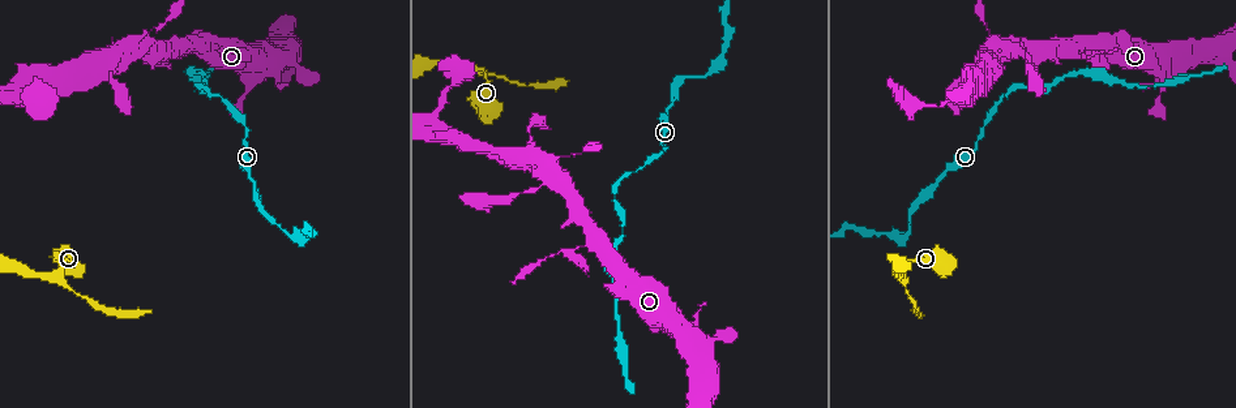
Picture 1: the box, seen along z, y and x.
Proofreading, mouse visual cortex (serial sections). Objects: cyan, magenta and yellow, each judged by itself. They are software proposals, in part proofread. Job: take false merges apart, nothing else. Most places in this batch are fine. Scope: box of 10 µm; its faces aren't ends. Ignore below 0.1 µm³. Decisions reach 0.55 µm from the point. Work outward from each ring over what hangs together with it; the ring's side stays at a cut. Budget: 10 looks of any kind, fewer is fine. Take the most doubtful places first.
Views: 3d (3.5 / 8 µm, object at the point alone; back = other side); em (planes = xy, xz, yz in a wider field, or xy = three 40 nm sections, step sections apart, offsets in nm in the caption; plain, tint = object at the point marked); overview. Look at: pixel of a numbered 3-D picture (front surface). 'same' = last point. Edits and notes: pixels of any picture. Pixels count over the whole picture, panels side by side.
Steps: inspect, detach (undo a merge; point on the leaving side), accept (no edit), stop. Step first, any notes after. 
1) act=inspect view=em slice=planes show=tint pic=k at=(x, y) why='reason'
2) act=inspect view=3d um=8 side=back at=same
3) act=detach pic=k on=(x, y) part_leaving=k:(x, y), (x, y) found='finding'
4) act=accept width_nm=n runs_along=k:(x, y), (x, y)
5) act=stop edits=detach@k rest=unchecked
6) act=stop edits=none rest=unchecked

act=inspect view=3d um=3.5 pic=1 at=(138, 42) why='thick turns thin'

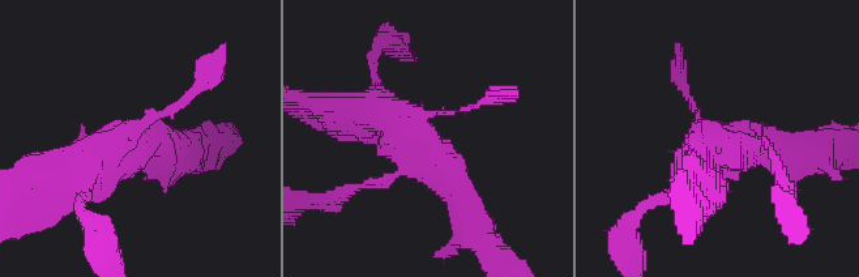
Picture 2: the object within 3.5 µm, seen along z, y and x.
act=accept runs_along=2:(475, 228), (419, 127), (375, 111) found='all the same cell'

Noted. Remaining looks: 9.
act=inspect view=3d um=3.5 pic=1 at=(17, 95) why='sudden change in width'

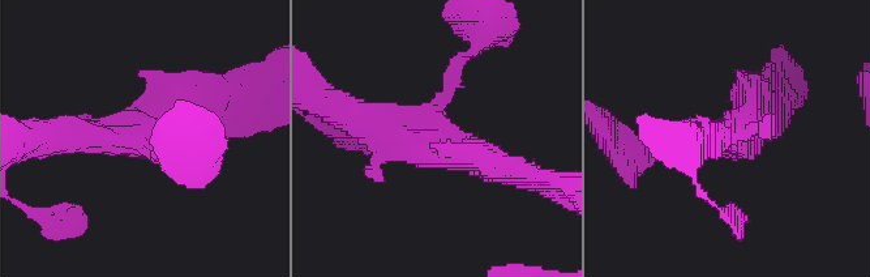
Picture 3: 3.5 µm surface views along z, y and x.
act=inspect view=em slice=planes show=tint pic=3 at=(442, 141)

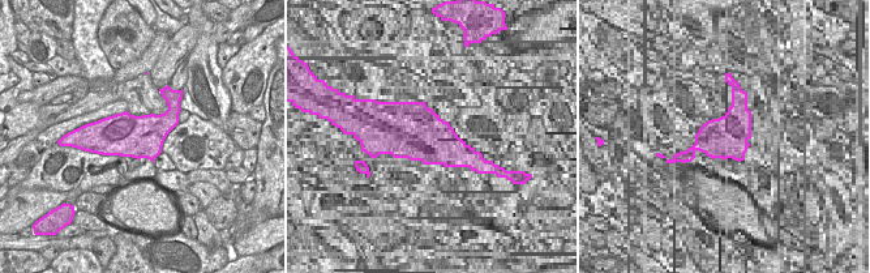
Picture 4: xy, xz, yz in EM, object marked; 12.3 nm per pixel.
act=accept found='one cell here'

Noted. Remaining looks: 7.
act=inspect view=3d um=3.5 pic=1 at=(291, 238) why='sharp bend'

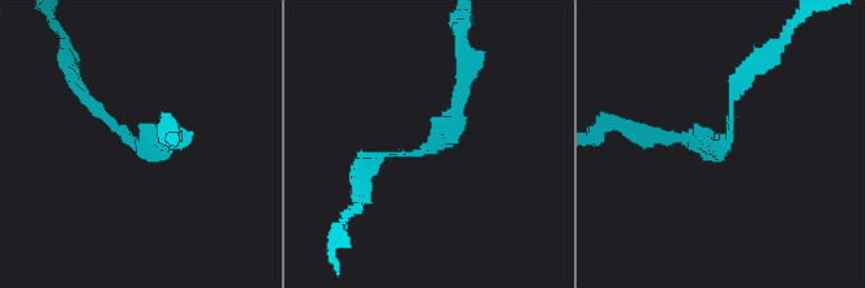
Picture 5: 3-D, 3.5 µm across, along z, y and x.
act=inspect view=em slice=xy step=3 show=tint pic=5 at=(721, 148) arm_widths_nm=100,200

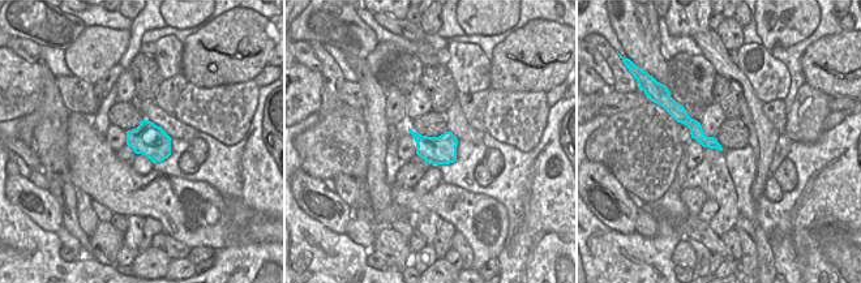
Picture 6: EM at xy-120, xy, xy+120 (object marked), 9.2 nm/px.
act=accept runs_along=6:(677, 115), (715, 145) found='one cell here'

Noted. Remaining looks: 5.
act=inspect view=3d um=3.5 side=back pic=1 at=(28, 271) why='calibre changes'

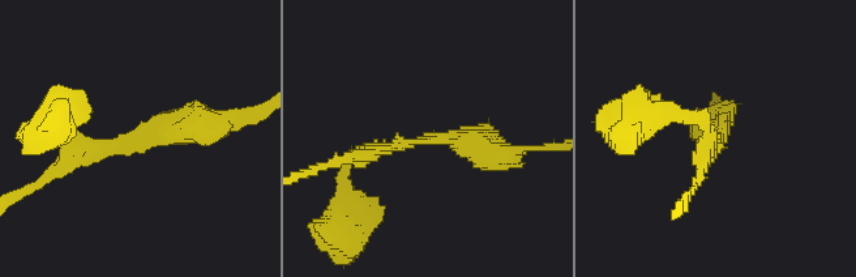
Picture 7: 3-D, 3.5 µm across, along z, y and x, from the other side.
act=inspect view=em slice=xy step=3 show=tint pic=7 at=(432, 137) arm_widths_nm=150,350

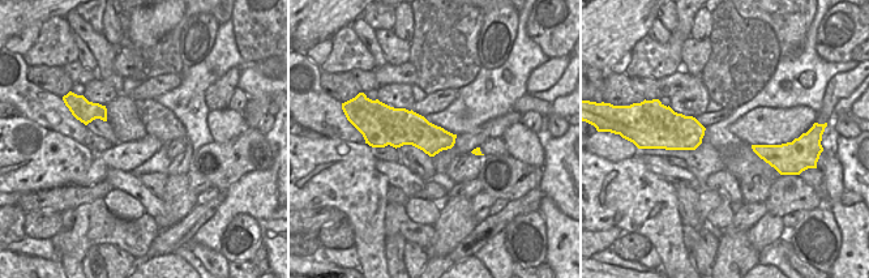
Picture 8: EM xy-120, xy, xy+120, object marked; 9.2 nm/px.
act=accept width_nm=320 runs_along=7:(61, 131), (118, 146), (202, 114) found='continuous, no second cell'

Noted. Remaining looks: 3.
act=stop edits=none rest=unchecked

